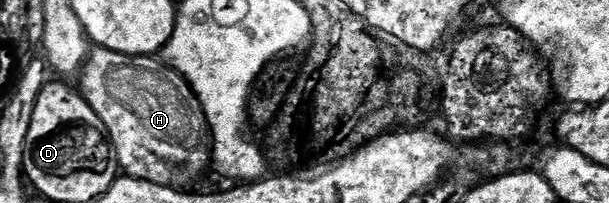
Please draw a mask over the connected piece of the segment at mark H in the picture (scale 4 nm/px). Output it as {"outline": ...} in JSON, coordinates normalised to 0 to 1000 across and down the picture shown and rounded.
{"outline":[[[158,232],[146,256],[128,389],[130,453],[138,463],[148,527],[154,527],[154,567],[161,567],[177,690],[184,700],[190,808],[209,867],[276,911],[287,897],[289,852],[282,837],[287,813],[302,813],[304,862],[315,872],[333,842],[335,808],[343,808],[338,690],[345,660],[342,591],[335,581],[335,532],[328,522],[328,493],[309,419],[309,394],[296,360],[287,360],[268,296],[250,271],[200,271],[194,251]]]}

